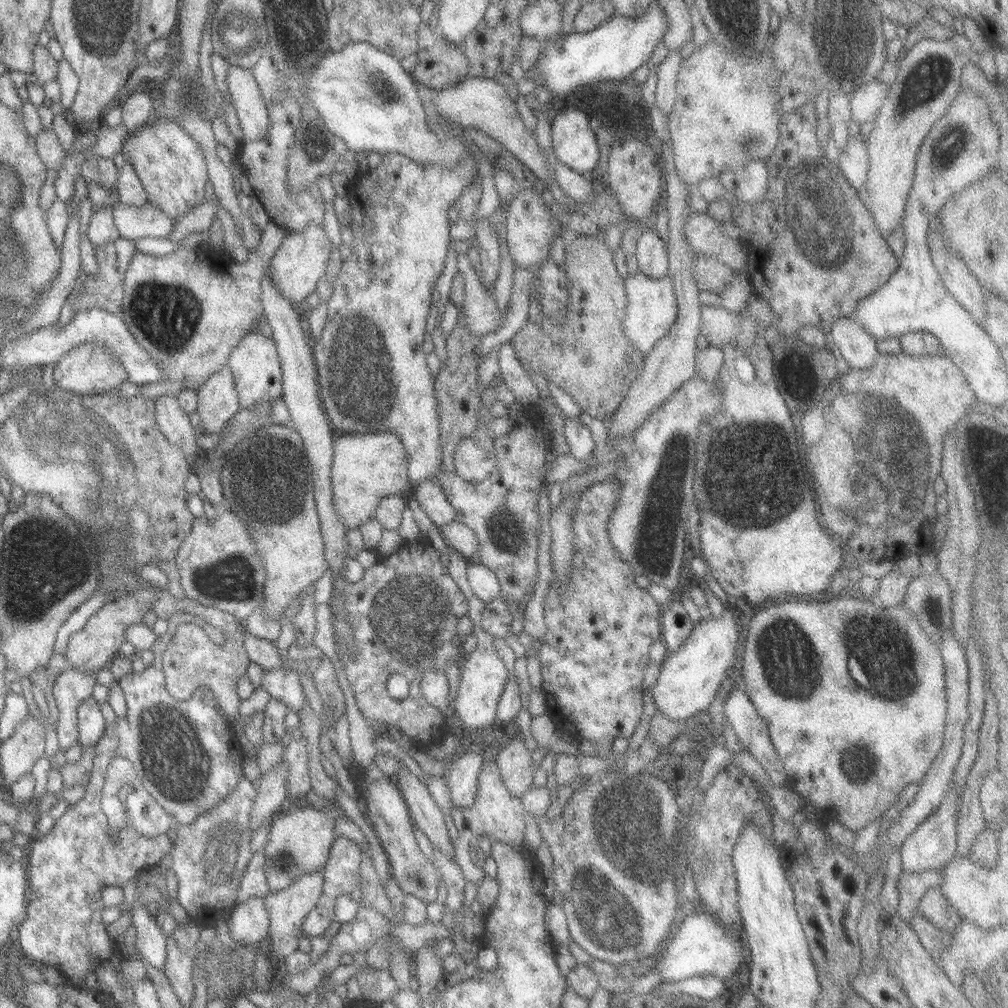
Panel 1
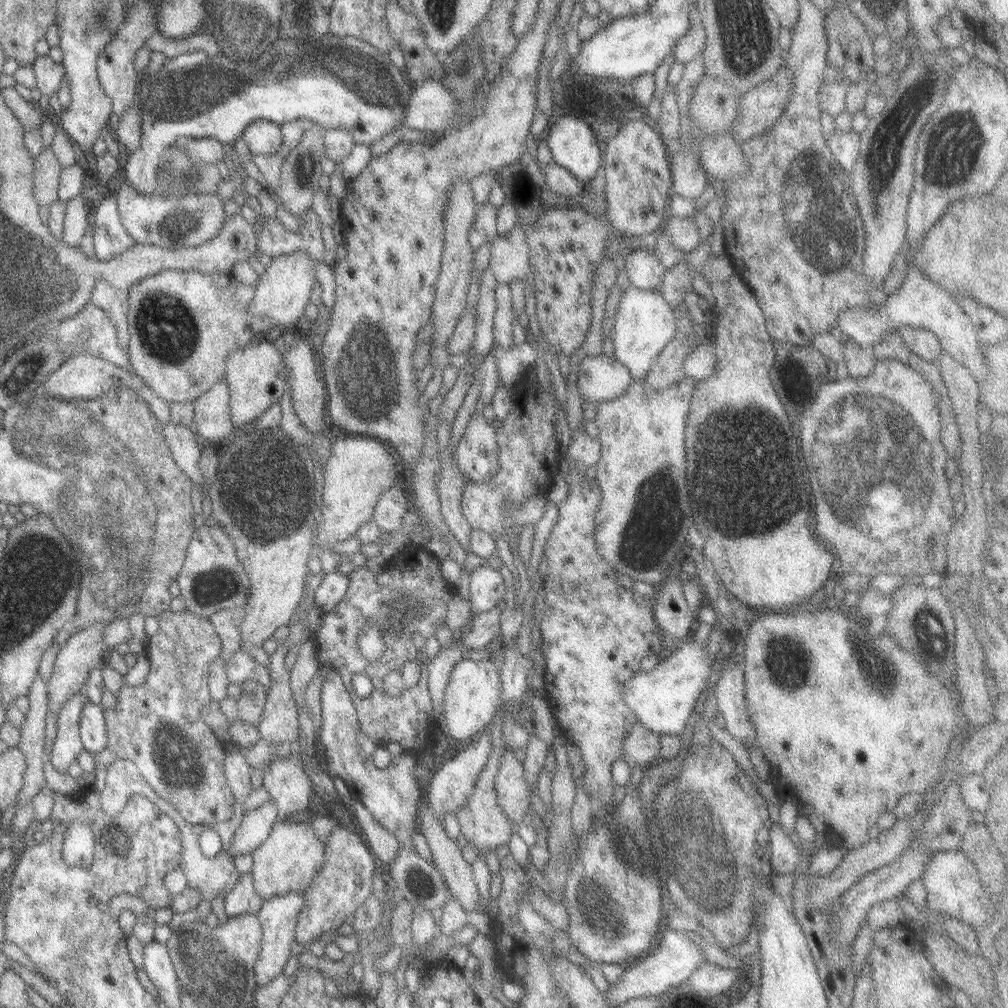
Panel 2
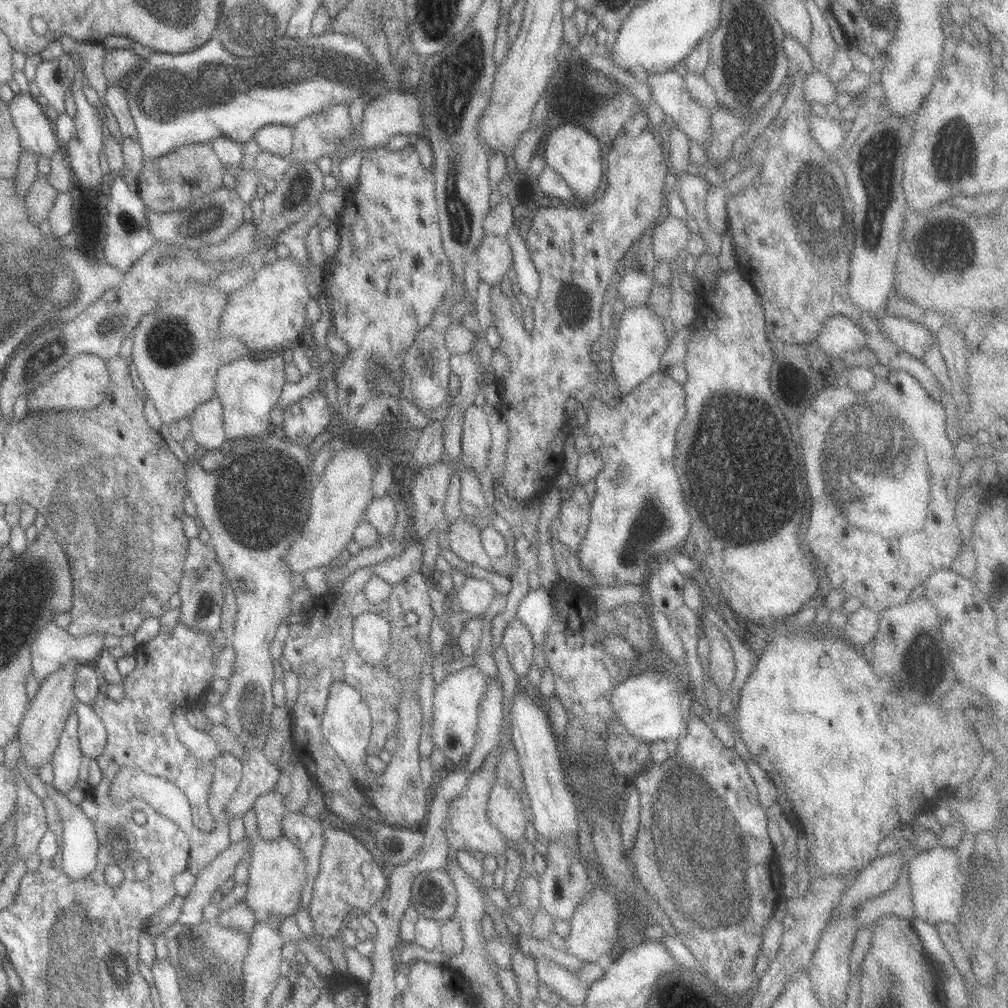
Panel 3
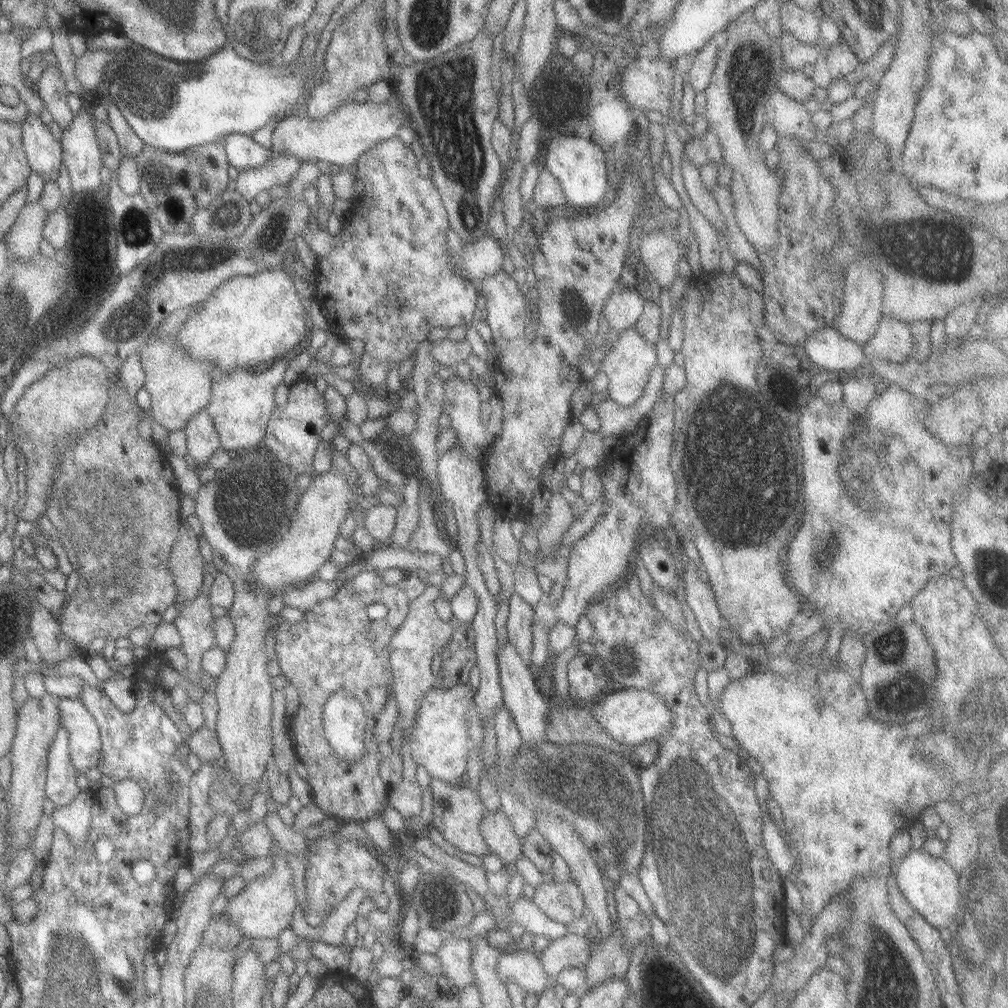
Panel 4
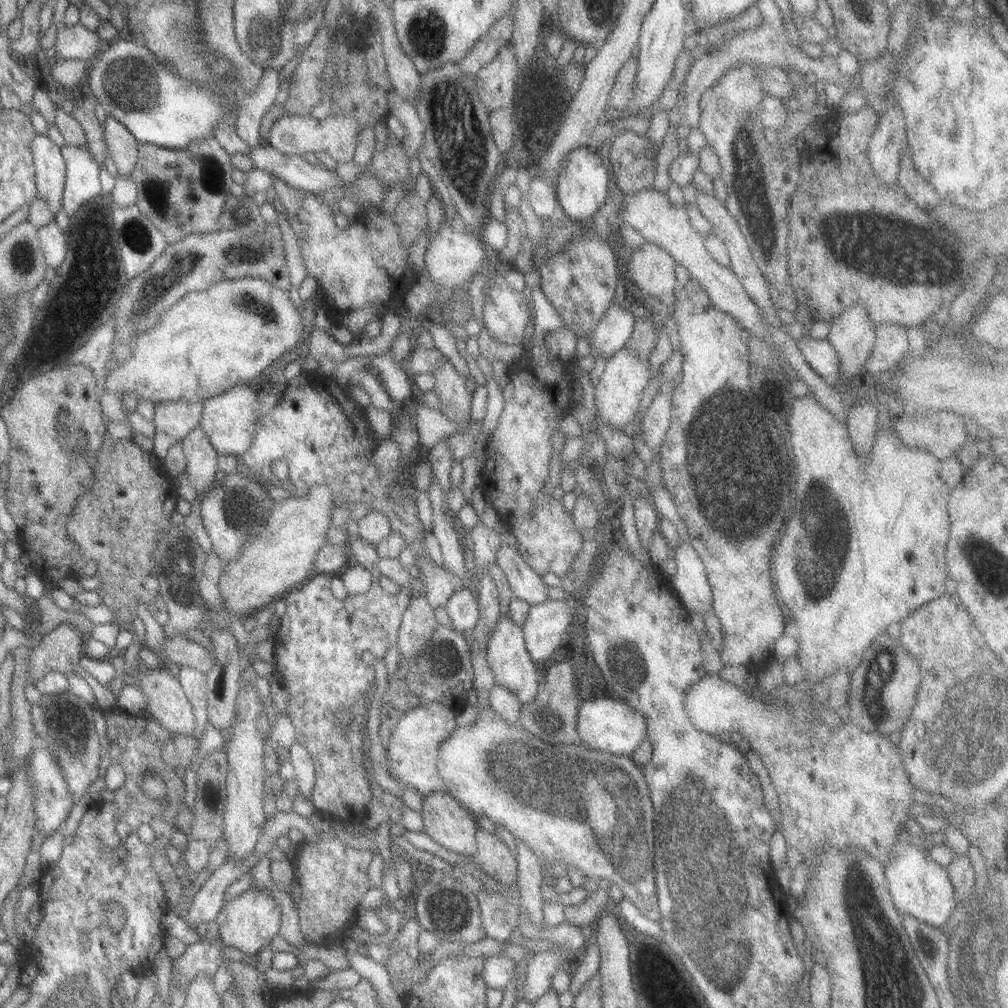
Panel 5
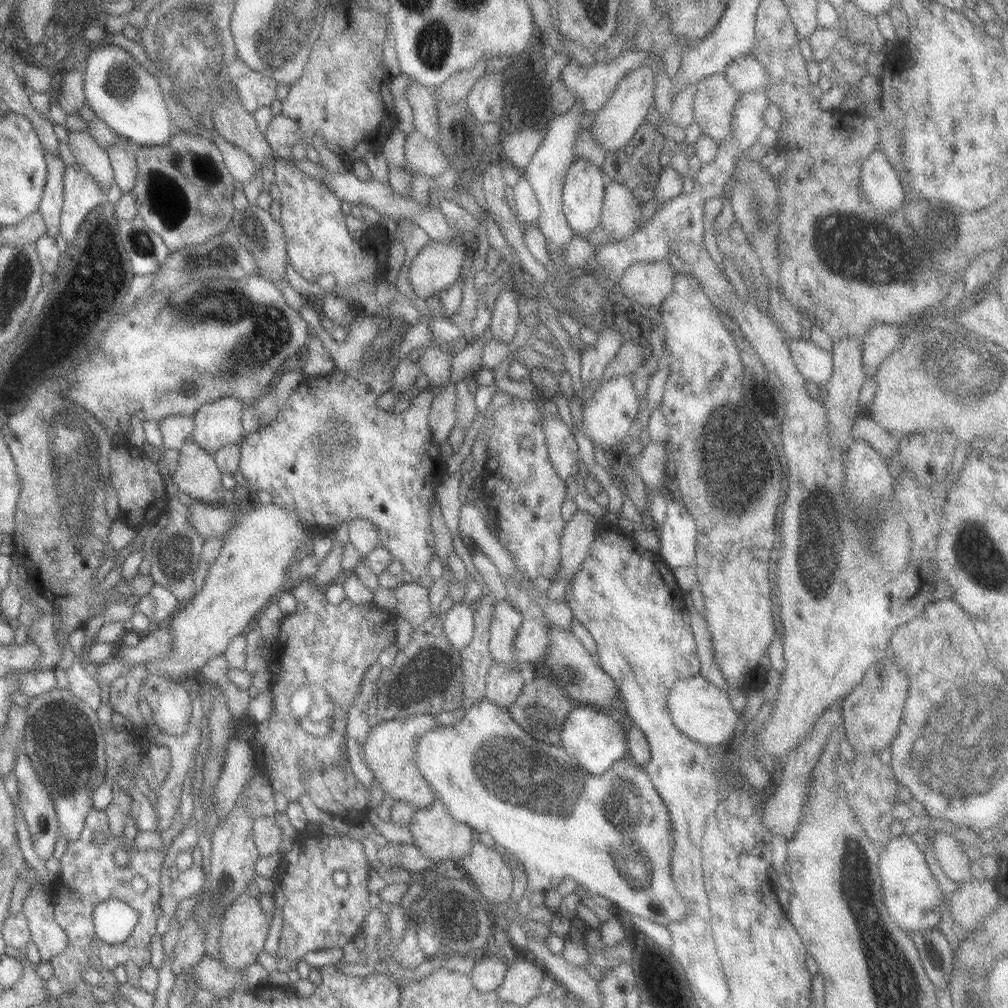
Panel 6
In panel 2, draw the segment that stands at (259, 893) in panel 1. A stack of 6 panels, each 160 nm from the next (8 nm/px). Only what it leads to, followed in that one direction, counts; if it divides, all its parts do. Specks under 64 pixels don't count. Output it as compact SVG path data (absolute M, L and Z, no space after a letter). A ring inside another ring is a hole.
M249 872L237 873L236 883L224 896L224 912L227 918L240 914L256 914L262 903L254 891Z

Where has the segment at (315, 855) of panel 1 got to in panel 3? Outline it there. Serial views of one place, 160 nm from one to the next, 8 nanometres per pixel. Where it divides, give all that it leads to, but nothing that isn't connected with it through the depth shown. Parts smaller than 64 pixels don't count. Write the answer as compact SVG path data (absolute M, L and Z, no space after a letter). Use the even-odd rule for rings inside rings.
M249 832L247 837L253 847L248 859L244 903L253 914L256 923L276 918L280 924L284 918L293 915L300 904L300 892L305 876L303 857L298 847L282 836L275 840L263 840L255 832Z

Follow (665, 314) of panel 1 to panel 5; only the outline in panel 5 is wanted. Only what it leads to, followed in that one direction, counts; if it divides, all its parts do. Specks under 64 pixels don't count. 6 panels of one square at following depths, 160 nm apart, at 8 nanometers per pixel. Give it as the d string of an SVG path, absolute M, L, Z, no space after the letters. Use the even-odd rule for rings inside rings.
M622 348L606 359L605 367L594 386L593 406L595 417L611 430L623 430L633 420L639 407L641 392L650 378L648 358L638 358L630 350Z

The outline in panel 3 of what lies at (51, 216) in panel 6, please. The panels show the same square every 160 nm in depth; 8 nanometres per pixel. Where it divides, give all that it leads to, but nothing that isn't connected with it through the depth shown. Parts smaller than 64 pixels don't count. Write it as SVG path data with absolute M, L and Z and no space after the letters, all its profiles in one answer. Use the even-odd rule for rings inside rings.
M15 90L7 108L22 152L30 152L36 159L39 156L50 159L58 150L58 144L53 128L35 98Z

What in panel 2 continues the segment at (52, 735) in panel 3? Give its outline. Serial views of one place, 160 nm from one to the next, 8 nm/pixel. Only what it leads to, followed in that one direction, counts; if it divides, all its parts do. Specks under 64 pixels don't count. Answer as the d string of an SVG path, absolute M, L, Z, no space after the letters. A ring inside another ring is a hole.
M94 622L91 626L70 634L65 644L60 646L46 686L46 710L53 712L55 716L58 715L59 709L62 708L68 698L83 689L87 673L94 669L97 663L101 662L103 651L108 651L101 641L102 630L106 624L107 622L100 622L100 624Z

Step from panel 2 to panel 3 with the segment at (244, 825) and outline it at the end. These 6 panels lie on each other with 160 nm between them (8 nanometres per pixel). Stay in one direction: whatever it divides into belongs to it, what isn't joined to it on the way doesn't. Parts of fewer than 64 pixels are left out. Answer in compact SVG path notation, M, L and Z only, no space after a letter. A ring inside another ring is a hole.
M248 837L229 844L225 850L215 855L215 858L196 872L194 881L184 896L180 913L176 919L183 927L197 926L203 922L203 908L211 904L212 894L218 890L225 880L231 880L234 868L244 858Z

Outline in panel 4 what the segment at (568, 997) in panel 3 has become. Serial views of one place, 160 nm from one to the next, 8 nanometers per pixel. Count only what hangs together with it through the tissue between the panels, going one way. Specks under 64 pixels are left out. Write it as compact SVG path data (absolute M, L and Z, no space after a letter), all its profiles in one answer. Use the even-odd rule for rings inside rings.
M516 950L499 955L495 972L501 983L516 984L527 994L538 994L556 983L556 980L549 979L544 974L539 959L532 950Z

